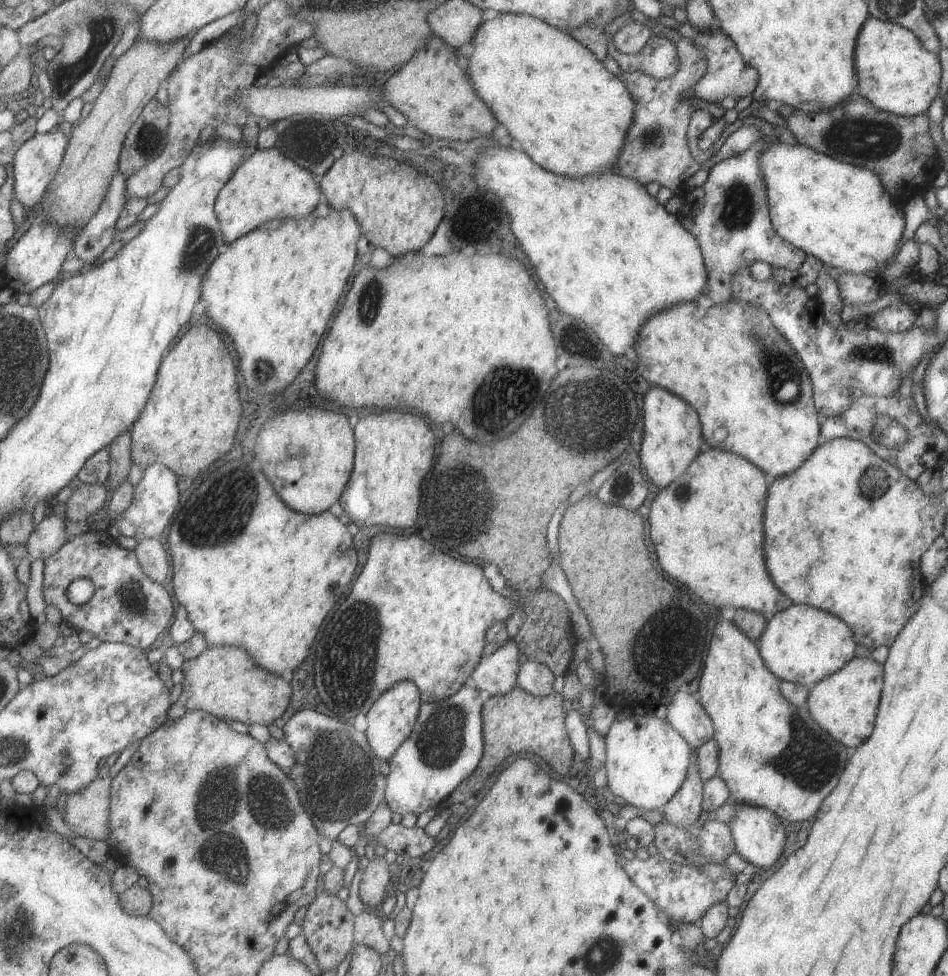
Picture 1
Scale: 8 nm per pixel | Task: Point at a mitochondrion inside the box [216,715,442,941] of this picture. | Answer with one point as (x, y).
(338, 772)

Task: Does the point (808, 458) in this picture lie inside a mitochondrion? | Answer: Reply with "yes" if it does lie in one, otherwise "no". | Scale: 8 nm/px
no

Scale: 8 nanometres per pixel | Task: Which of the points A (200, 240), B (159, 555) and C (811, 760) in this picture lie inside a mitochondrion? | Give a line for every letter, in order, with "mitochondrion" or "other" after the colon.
A: mitochondrion
B: other
C: mitochondrion

